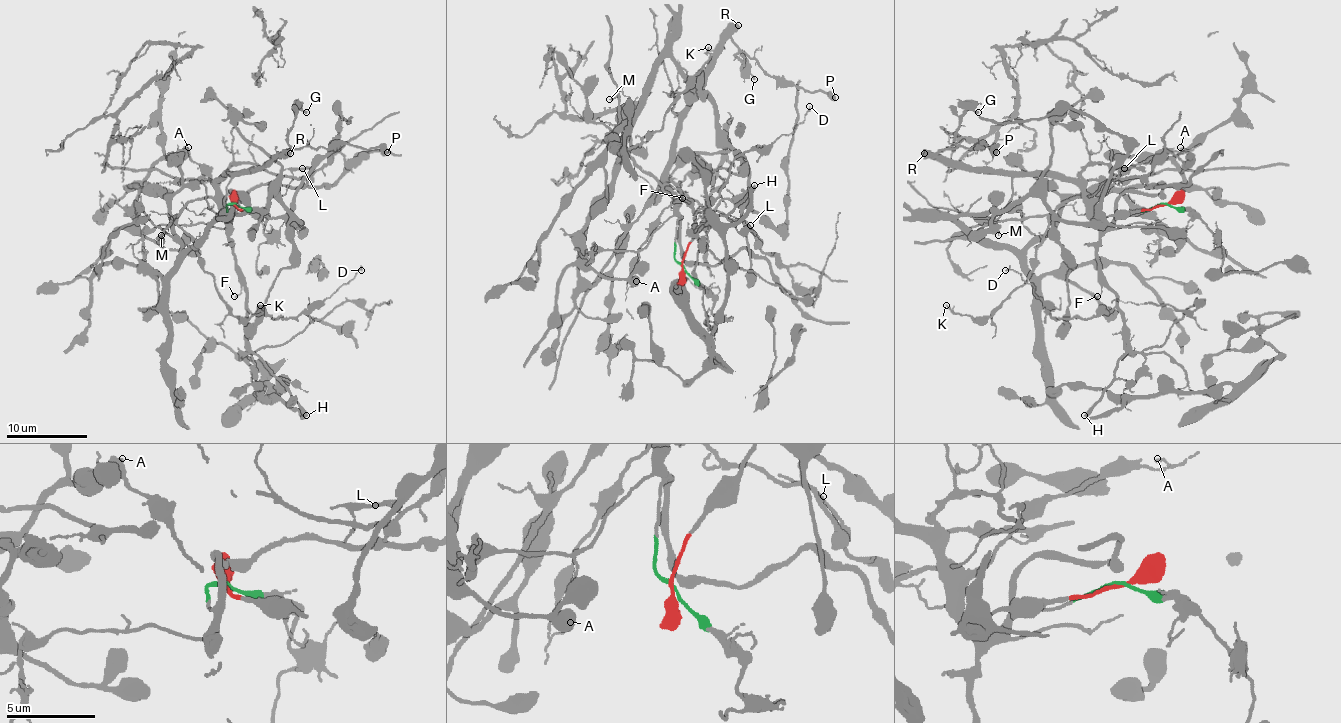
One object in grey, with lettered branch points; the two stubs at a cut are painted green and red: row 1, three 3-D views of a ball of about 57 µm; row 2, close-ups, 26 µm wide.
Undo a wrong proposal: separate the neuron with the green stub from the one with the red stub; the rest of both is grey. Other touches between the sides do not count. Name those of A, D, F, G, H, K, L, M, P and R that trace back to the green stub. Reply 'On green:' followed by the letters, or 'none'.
On green: A, D, F, G, H, K, L, M, P, R

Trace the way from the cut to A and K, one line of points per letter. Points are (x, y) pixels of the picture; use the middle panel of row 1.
A: (682, 265), (674, 257), (674, 194), (638, 251), (628, 285), (636, 281)
K: (682, 265), (674, 257), (678, 204), (674, 194), (626, 152), (662, 128), (666, 110), (708, 59), (708, 47)

